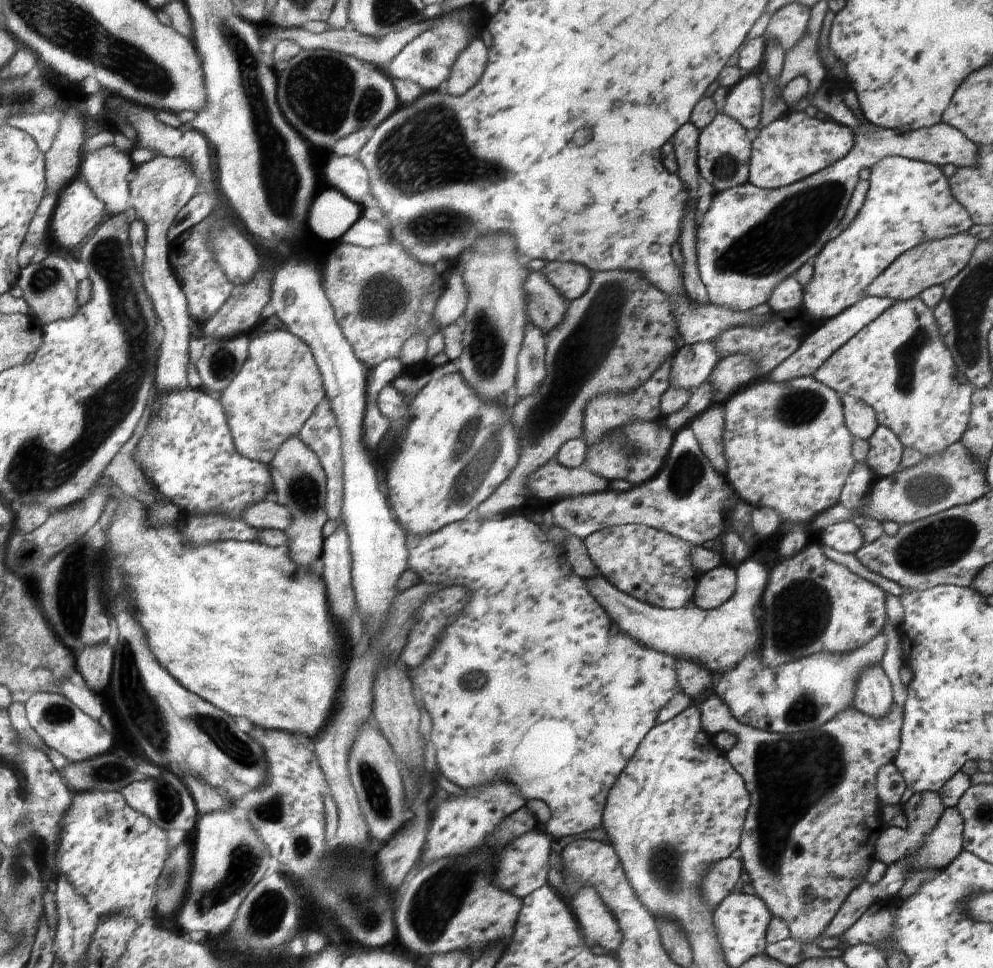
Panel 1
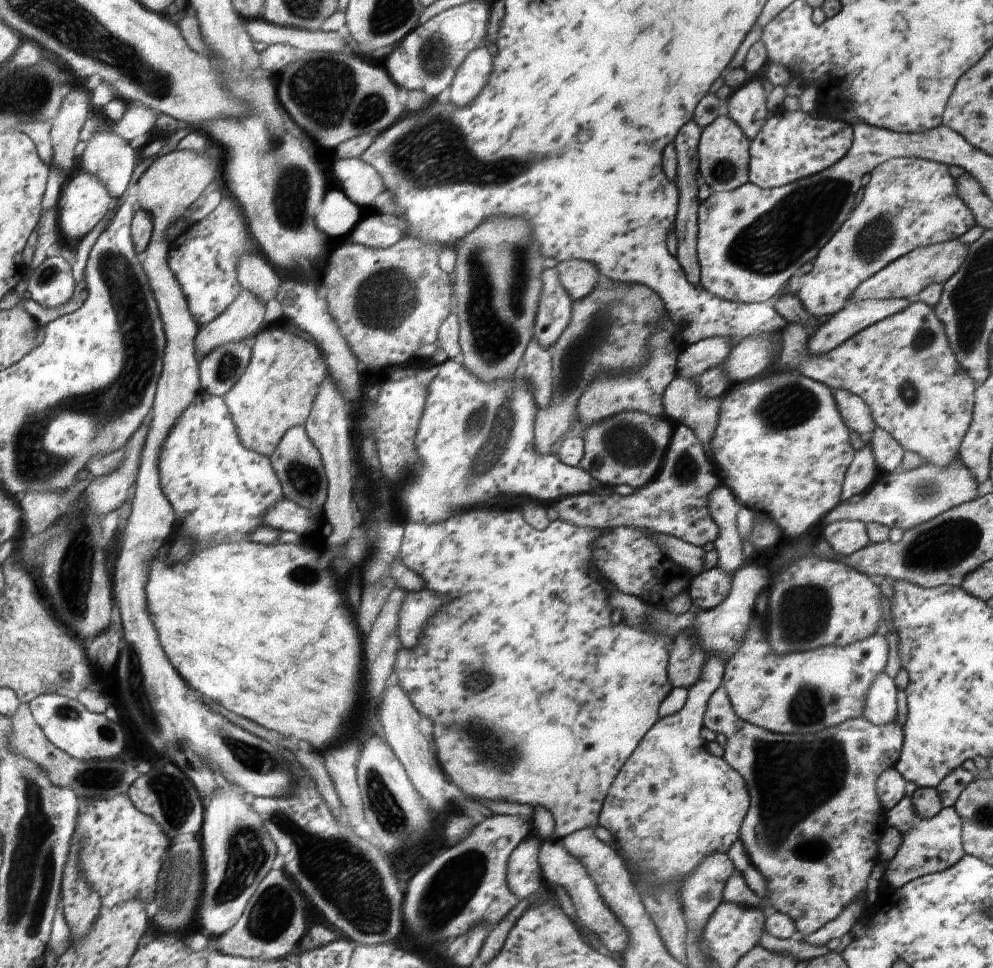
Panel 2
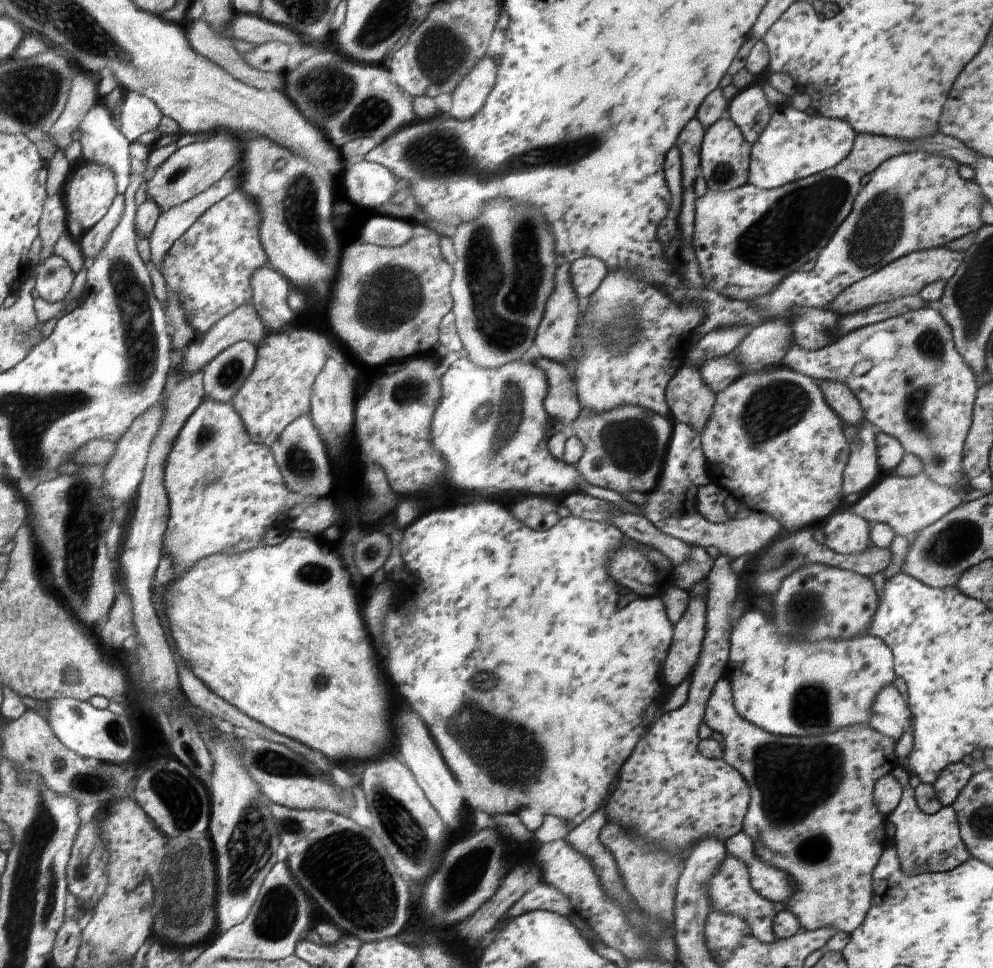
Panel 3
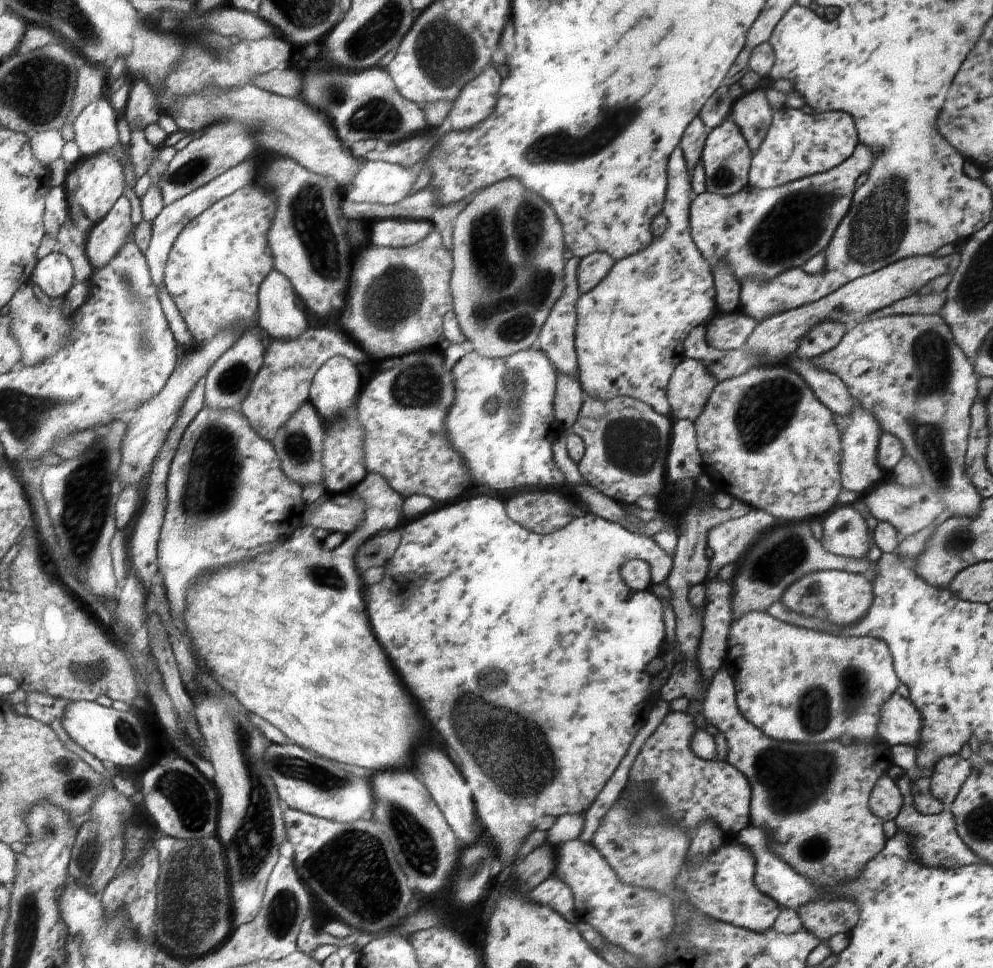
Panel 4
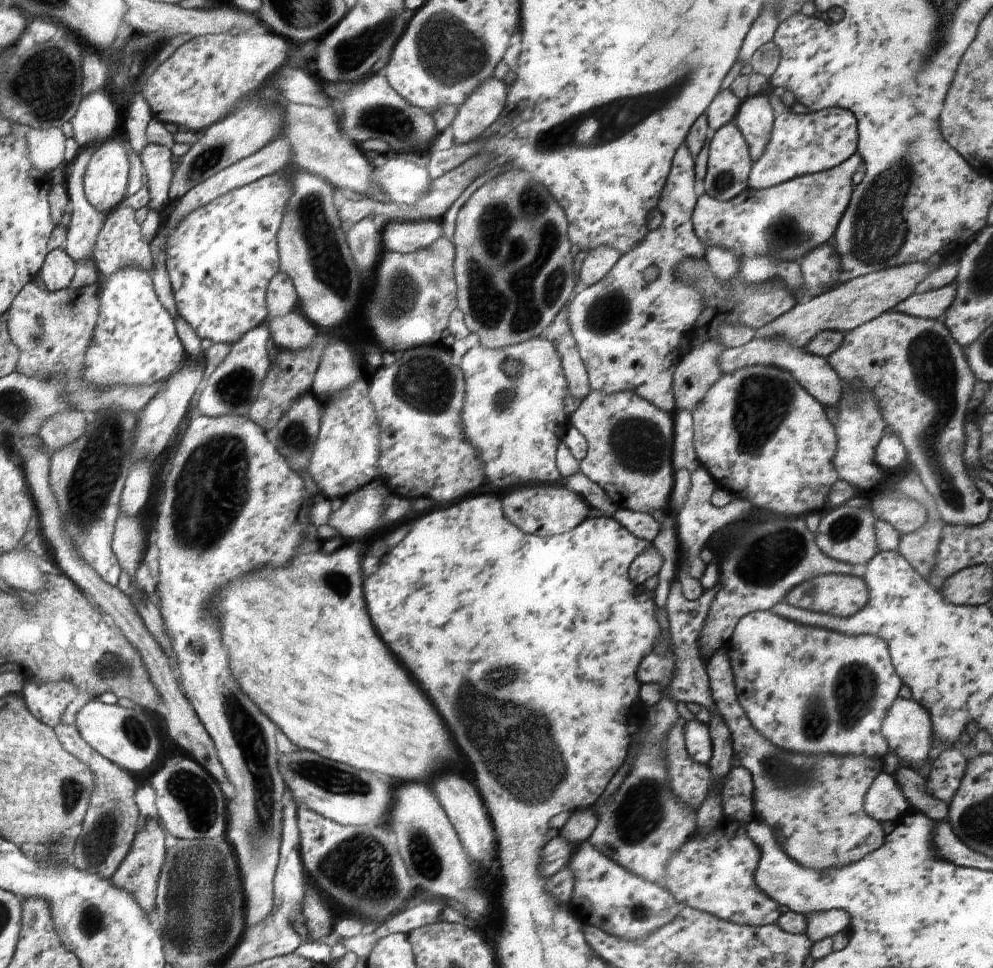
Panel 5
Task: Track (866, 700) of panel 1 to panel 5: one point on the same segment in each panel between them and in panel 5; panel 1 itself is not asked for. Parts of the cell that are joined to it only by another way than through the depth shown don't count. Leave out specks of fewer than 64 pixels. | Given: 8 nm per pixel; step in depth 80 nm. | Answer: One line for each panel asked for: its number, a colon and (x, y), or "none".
2: (880, 708)
3: (891, 716)
4: (900, 723)
5: (907, 730)

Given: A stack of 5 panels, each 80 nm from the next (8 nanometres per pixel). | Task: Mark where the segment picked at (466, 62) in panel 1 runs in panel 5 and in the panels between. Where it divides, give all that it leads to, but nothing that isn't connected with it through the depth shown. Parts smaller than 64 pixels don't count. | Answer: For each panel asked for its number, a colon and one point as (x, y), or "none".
2: (473, 75)
3: (470, 97)
4: (477, 100)
5: (483, 109)

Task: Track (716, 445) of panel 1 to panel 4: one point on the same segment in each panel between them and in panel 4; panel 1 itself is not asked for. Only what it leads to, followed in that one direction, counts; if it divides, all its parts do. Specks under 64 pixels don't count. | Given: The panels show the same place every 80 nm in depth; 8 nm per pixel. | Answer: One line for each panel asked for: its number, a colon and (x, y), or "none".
2: (684, 404)
3: (691, 400)
4: (691, 386)

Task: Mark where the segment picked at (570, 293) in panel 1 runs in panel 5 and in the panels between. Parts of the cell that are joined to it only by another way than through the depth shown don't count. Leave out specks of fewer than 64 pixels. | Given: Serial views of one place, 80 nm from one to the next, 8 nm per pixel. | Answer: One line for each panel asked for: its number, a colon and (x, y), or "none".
2: (580, 277)
3: (587, 273)
4: (593, 268)
5: (599, 261)

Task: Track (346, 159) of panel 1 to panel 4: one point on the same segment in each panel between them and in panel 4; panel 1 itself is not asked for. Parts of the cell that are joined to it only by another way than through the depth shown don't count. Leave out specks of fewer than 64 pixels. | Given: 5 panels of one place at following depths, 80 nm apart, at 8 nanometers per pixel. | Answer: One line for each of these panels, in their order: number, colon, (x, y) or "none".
2: (360, 183)
3: (368, 184)
4: (379, 182)

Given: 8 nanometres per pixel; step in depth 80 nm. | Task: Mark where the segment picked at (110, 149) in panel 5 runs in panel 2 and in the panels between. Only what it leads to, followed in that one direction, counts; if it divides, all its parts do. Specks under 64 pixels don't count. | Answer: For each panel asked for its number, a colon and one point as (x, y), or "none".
2: (84, 201)
3: (90, 194)
4: (98, 180)

